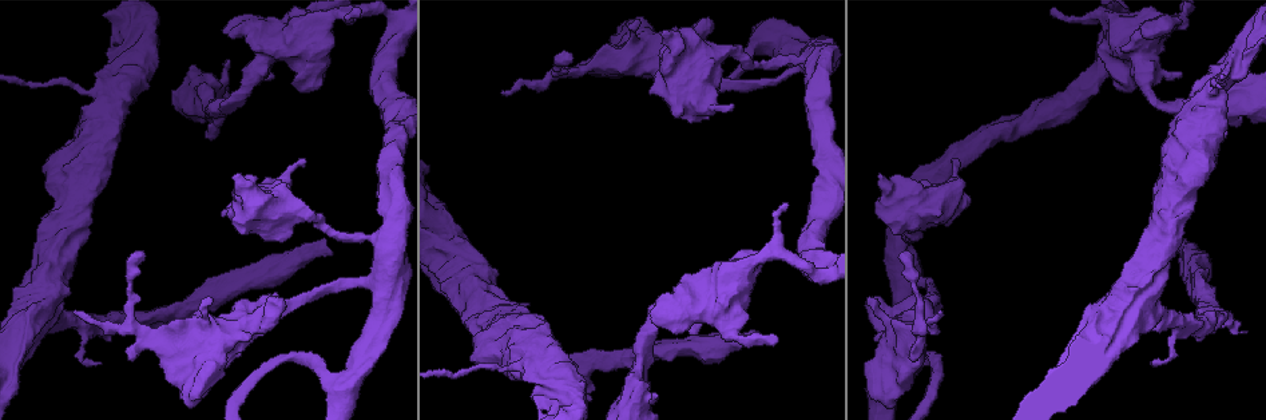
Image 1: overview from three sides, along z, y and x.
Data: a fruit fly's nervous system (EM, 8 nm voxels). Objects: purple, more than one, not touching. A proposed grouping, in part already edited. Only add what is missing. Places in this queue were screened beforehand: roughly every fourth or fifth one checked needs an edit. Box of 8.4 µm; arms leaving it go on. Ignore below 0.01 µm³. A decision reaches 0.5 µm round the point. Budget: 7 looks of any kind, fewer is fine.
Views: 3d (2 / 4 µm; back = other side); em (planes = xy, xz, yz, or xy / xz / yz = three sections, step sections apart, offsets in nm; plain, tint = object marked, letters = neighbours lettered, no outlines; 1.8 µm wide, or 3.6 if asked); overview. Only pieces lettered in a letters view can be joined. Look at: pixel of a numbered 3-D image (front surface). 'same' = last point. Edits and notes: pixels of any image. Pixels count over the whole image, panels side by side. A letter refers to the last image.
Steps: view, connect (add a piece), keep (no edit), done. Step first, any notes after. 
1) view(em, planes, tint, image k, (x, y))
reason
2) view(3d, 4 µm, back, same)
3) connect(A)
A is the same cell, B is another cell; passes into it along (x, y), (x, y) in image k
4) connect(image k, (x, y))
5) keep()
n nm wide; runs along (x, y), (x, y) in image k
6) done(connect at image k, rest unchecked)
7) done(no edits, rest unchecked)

view(em, xy, step 8, letters, image 1, (906, 256))

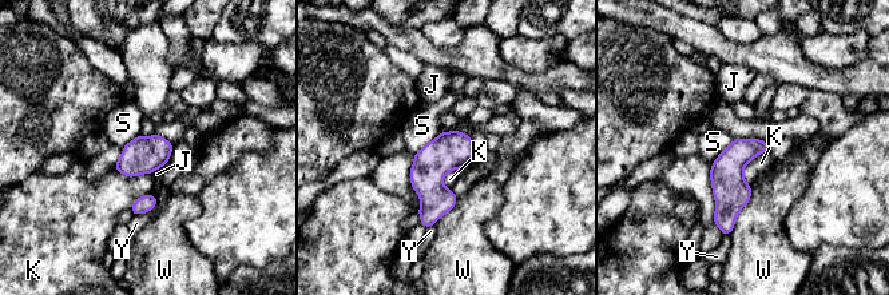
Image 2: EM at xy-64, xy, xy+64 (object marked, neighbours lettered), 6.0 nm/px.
keep()
J, K, S, W and Y are other cells; border along (768, 148), (745, 166), (746, 183) in image 2; no lettered piece goes on from it

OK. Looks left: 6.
view(3d, 4 µm, image 1, (227, 59))
stops while still wide

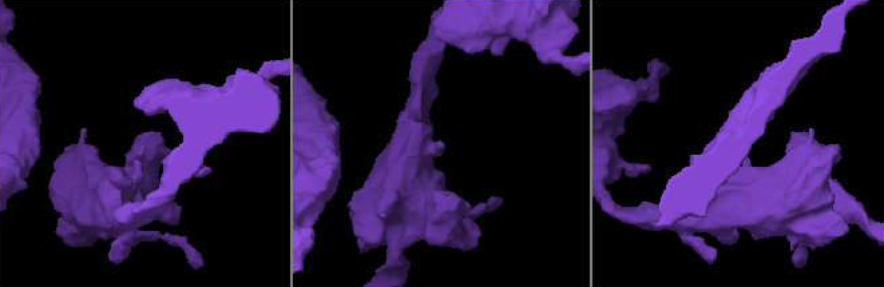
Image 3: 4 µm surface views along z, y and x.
view(em, planes, letters, image 3, (141, 146))
shape alone is not enough

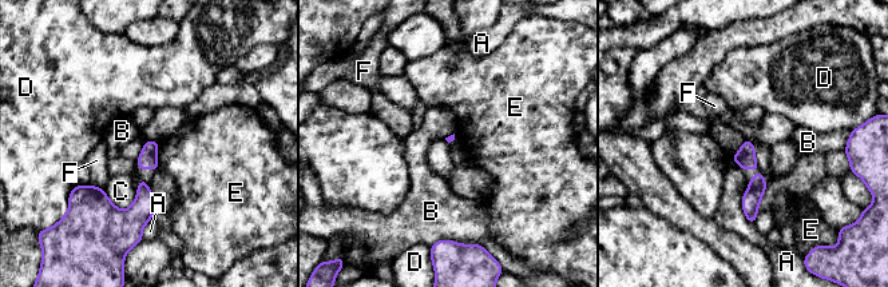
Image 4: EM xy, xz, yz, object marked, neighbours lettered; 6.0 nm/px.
keep()
A, B, C, D, E and F are other cells; no lettered piece goes on from it

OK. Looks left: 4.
view(em, planes, letters, image 1, (1181, 255))
thick end

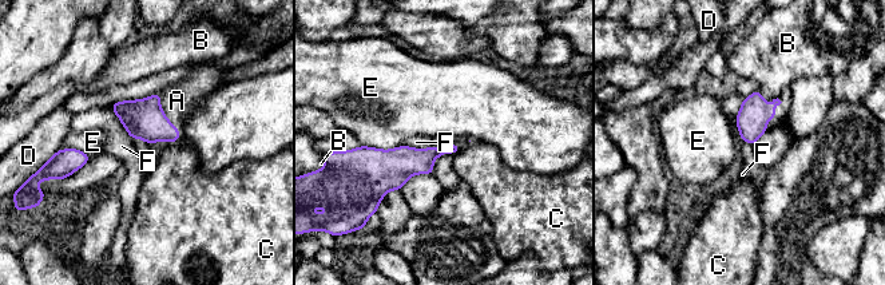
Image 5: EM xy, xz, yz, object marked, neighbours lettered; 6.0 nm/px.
connect(A)
E touches over 280 nm; A is the same cell, B, C, D, E and F are other cells; the cell continues

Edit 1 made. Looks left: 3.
done(connect at image 5, rest unchecked)

